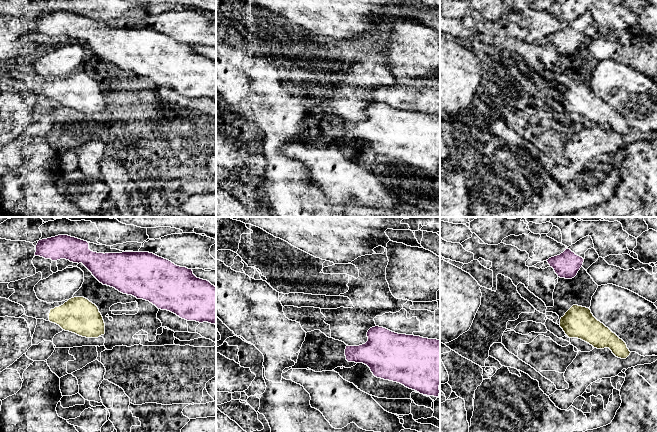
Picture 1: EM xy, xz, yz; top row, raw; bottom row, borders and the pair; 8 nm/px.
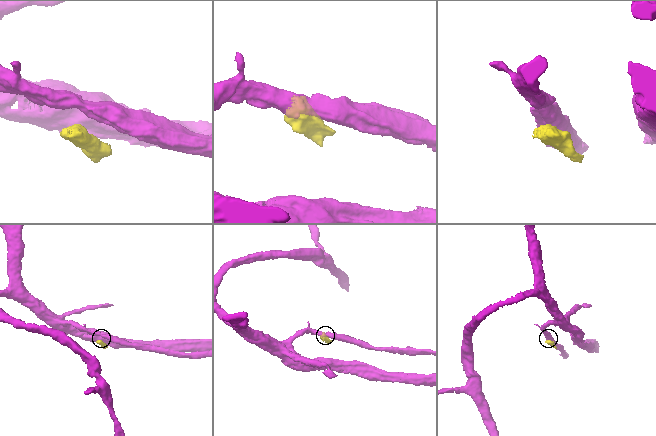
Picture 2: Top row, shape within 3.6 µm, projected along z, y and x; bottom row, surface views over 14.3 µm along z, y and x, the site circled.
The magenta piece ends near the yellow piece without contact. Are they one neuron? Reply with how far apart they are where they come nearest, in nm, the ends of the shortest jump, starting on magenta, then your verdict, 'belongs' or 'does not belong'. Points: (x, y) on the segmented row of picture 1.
170 nm | xy (100, 282), (87, 299) | does not belong

